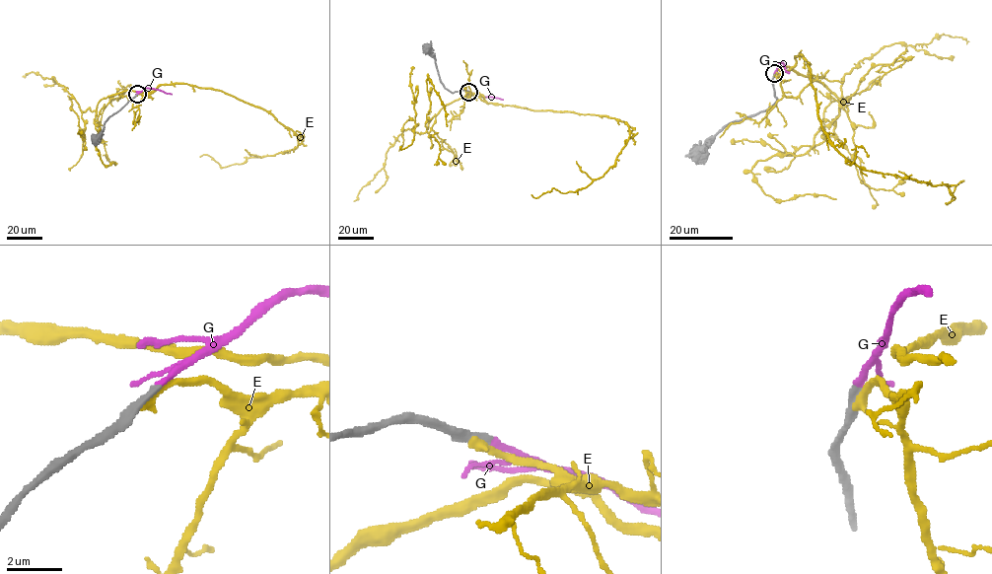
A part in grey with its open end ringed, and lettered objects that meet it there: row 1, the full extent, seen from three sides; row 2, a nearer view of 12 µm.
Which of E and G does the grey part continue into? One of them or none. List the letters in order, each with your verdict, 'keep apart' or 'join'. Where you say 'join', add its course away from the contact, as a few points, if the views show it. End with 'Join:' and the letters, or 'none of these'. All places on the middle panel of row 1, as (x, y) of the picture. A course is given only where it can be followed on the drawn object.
E: keep apart
G: join; it runs (468, 91), (503, 100)
Join: G

